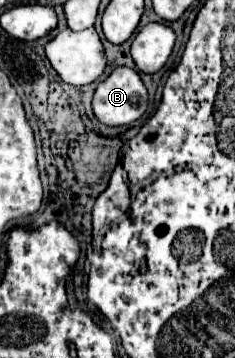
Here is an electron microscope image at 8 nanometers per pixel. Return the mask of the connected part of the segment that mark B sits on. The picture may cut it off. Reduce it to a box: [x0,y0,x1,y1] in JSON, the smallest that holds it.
[92,67,148,125]

